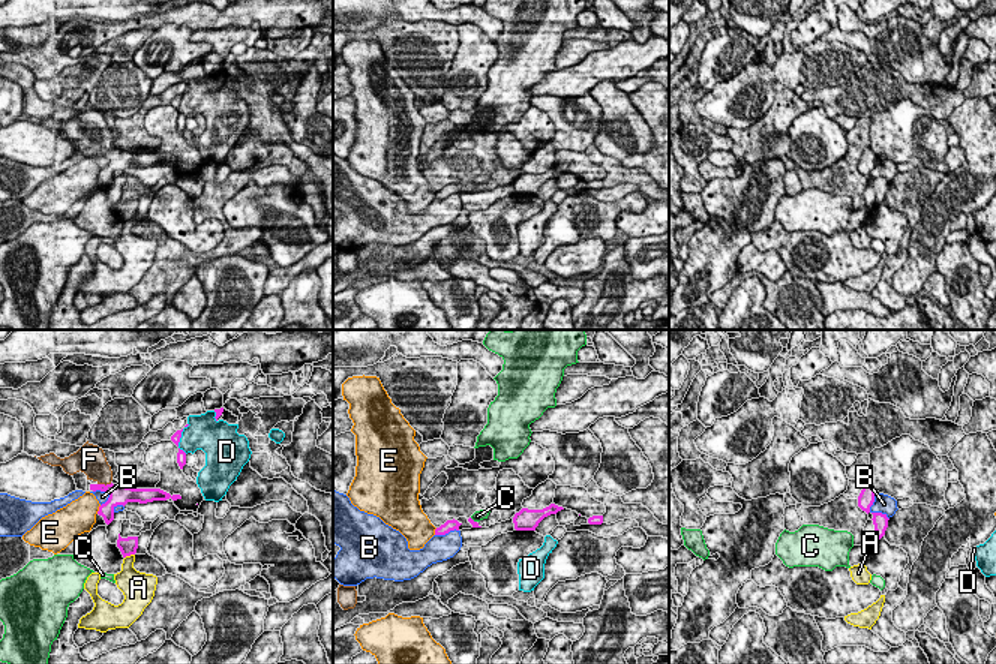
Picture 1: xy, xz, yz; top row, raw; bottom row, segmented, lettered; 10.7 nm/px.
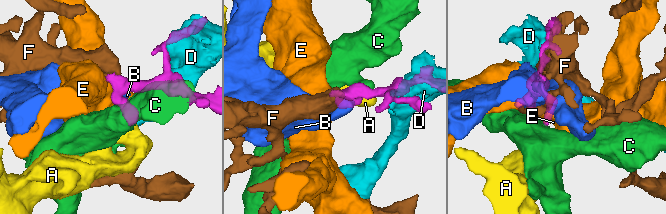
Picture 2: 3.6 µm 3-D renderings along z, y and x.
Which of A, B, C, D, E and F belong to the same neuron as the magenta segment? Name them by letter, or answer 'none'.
F

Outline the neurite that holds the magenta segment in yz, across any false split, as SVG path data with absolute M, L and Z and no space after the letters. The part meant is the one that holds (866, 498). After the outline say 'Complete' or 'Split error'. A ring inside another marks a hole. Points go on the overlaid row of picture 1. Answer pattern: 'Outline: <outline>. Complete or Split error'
Outline: M866 483L858 496L858 507L867 514L870 513L870 507L874 502L874 493L876 490L873 489L873 486L870 483Z. Complete

